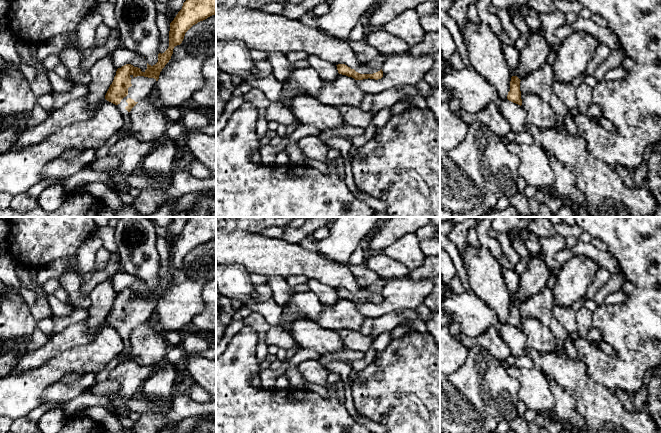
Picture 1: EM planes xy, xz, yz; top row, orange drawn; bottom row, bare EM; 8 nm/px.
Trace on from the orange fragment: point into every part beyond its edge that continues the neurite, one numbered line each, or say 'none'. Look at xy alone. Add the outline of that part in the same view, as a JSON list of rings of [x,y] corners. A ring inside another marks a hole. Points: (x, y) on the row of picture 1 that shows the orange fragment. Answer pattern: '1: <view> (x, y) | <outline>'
1: xy (142, 86) | [[[137,76],[131,79],[132,86],[128,88],[128,95],[117,105],[124,119],[124,126],[130,124],[130,112],[125,109],[125,107],[128,106],[126,100],[131,98],[135,102],[140,102],[144,99],[148,99],[156,82],[156,79],[144,76]]]

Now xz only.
1: xz (363, 68) | [[[360,63],[360,65],[355,69],[355,71],[360,74],[373,74],[380,71],[380,69],[374,69],[369,67],[367,64]]]

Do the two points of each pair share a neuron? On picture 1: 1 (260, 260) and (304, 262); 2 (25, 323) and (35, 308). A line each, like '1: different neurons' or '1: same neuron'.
1: same neuron
2: different neurons

